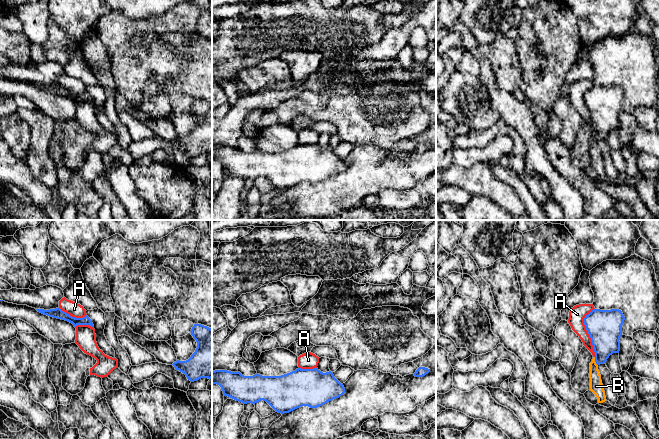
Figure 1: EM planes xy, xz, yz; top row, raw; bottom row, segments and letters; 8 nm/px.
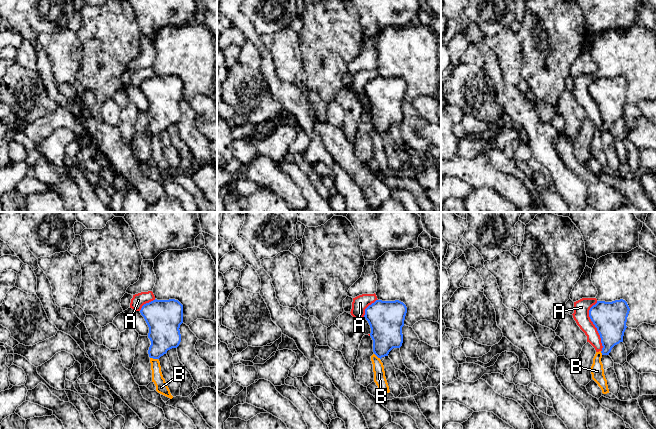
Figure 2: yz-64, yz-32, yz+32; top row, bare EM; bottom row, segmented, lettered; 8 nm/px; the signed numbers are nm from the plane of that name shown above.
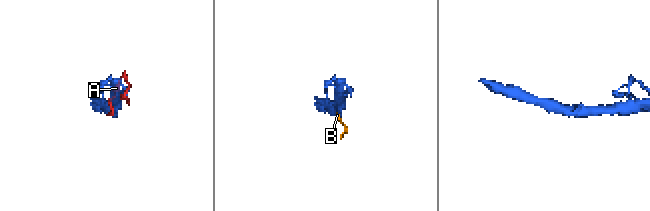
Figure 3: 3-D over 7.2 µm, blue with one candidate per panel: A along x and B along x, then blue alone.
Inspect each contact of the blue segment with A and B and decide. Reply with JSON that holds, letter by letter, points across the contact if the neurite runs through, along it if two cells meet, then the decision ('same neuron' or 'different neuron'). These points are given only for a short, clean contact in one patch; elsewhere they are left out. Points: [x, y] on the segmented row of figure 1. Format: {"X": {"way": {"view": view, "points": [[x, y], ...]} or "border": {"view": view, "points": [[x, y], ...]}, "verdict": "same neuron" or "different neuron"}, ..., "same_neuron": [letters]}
{"A": {"verdict": "different neuron"}, "B": {"border": {"view": "yz", "points": [[594, 357], [597, 365]]}, "verdict": "different neuron"}, "same_neuron": []}

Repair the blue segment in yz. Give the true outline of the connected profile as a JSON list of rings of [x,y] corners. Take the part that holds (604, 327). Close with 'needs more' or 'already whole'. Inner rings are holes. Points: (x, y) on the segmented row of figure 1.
[[[594,309],[584,318],[597,365],[606,363],[613,353],[619,353],[624,320],[625,317],[619,309]]]; already whole

